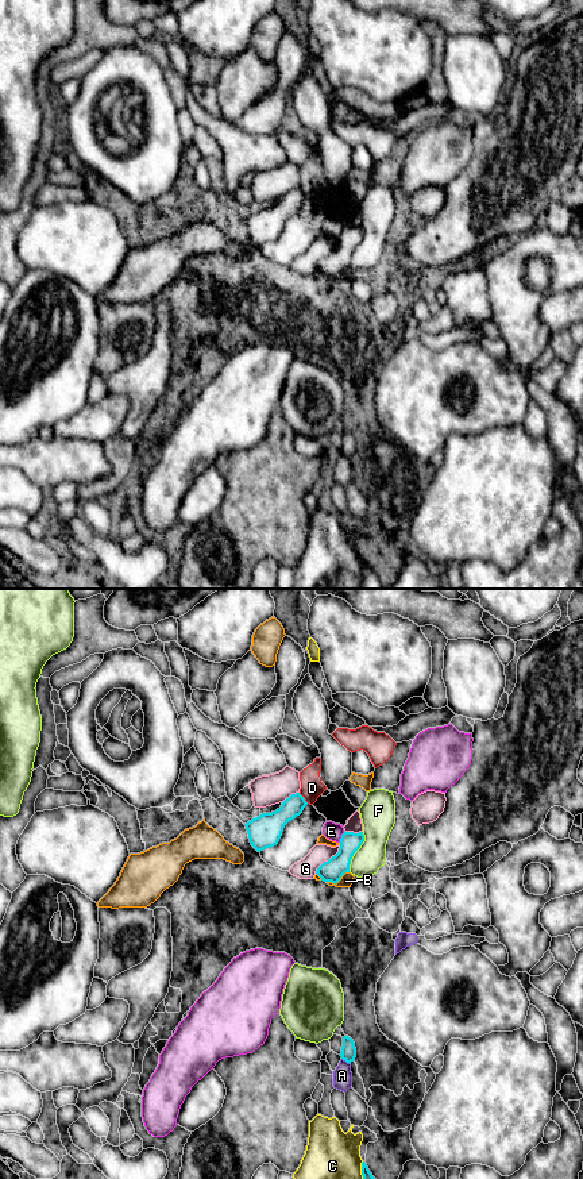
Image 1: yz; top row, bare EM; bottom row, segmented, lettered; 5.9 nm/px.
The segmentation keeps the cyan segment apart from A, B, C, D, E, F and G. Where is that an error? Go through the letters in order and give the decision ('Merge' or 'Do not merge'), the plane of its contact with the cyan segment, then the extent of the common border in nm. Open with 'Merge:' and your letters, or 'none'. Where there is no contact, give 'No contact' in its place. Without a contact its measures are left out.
Merge: none
A: Do not merge. Touches cyan in yz. Shared border 70 nm
B: Do not merge. Touches cyan in yz. Shared border 150 nm
C: Do not merge. Touches cyan in yz. Shared border 100 nm
D: Do not merge. Touches cyan in yz. Shared border 90 nm
E: Do not merge. Touches cyan in yz. Shared border 80 nm
F: Do not merge. Touches cyan in yz. Shared border 260 nm
G: Do not merge. Touches cyan in yz. Shared border 240 nm

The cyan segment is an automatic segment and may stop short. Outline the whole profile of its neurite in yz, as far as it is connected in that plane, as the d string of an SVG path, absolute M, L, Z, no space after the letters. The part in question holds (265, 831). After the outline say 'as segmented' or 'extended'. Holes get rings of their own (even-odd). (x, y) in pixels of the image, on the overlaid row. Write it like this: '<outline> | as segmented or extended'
M296 793L286 798L275 812L263 813L244 824L251 845L258 852L277 845L285 825L300 816L306 805L305 798Z | as segmented

